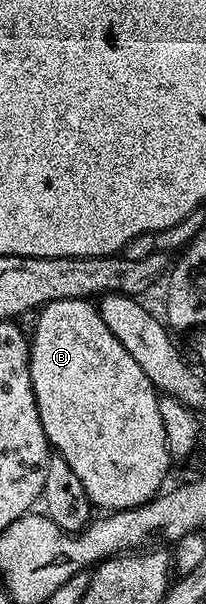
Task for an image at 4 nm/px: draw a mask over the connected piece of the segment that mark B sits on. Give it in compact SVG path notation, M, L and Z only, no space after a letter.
M85 298L57 300L42 307L37 317L35 335L32 333L29 338L29 372L41 428L45 428L48 443L54 453L77 472L81 484L85 484L92 507L99 509L100 506L100 511L114 512L144 506L164 489L167 469L173 464L161 420L160 391L155 389L149 376L141 372L141 364L125 352L121 340L105 328L105 320L101 320L99 307L94 301Z

